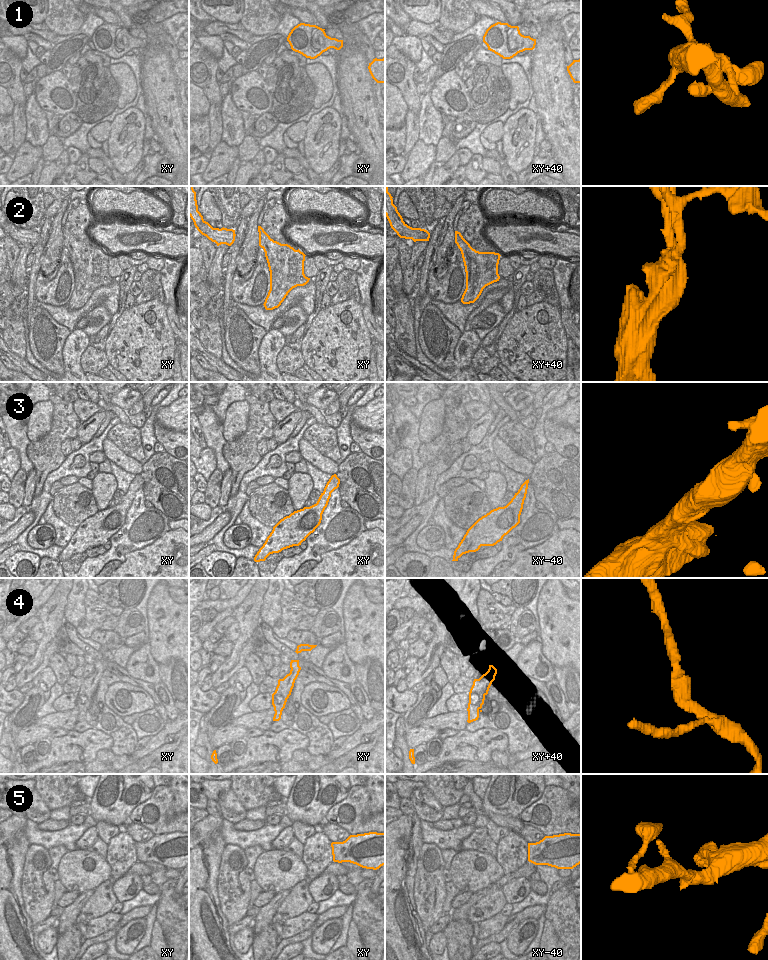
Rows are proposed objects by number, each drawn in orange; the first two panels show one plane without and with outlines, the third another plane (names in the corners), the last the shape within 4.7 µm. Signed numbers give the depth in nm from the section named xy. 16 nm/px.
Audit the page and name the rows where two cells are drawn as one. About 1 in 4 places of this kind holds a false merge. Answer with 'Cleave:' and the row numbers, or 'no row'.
Cleave: 2

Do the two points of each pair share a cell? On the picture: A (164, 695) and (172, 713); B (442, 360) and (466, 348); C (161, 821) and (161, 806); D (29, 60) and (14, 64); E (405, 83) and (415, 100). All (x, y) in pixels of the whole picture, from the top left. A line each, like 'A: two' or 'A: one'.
A: one
B: two
C: one
D: two
E: one

